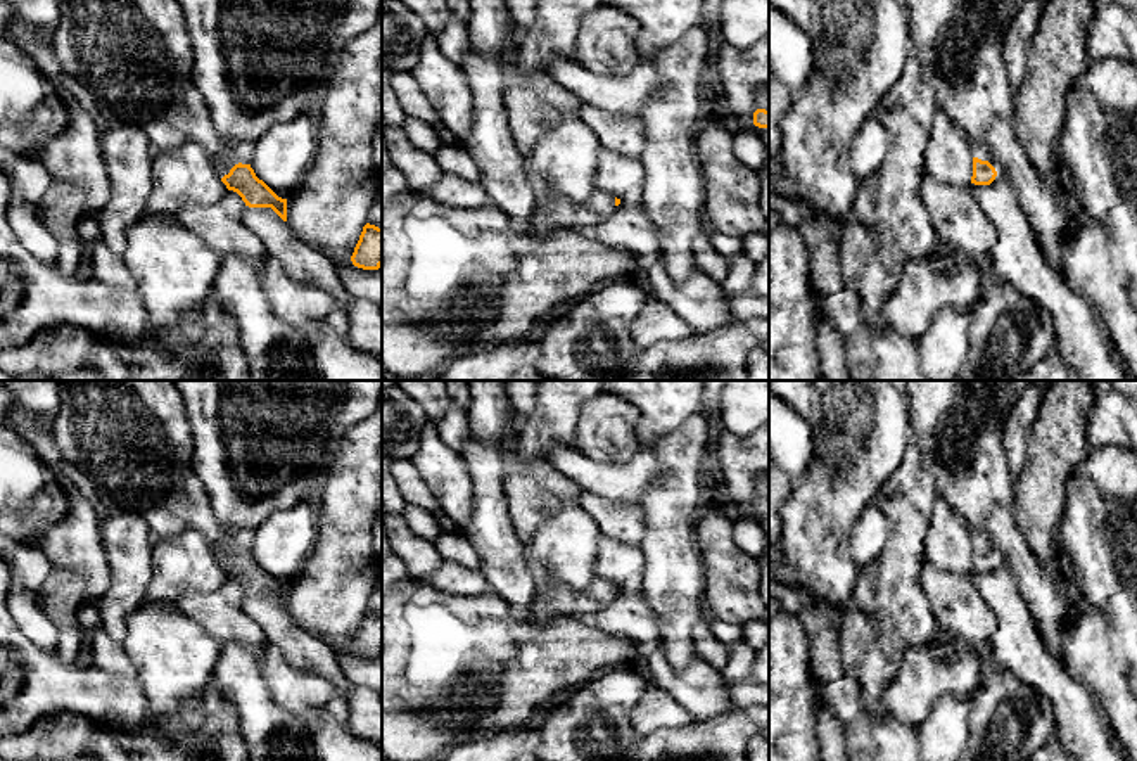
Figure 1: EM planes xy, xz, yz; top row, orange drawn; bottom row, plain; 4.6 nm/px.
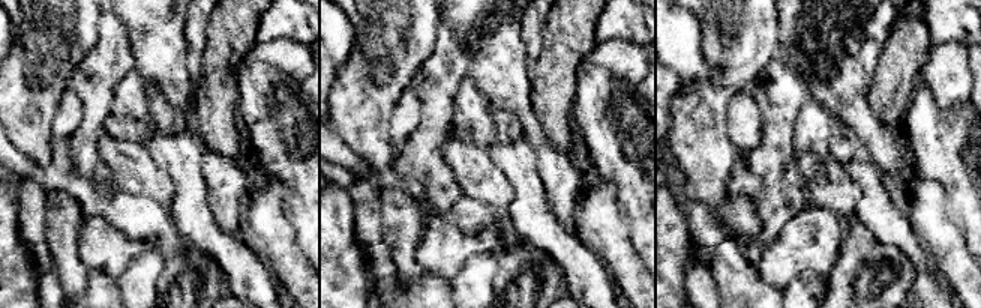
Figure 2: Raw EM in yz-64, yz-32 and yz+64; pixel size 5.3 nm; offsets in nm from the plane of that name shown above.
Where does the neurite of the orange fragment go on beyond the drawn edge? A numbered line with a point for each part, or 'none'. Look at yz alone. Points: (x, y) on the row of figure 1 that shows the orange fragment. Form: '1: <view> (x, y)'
1: yz (980, 151)

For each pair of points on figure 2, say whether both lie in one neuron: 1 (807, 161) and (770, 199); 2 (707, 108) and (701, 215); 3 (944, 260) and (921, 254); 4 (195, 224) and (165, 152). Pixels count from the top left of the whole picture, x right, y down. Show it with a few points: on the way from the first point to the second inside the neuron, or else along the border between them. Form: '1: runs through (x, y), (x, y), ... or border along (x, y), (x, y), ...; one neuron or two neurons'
1: border along (794, 150), (794, 160), (801, 173), (809, 203); two neurons
2: border along (689, 199), (704, 202), (725, 227); two neurons
3: border along (911, 227), (935, 271), (950, 287); two neurons
4: runs through (191, 206), (191, 187), (183, 170); one neuron

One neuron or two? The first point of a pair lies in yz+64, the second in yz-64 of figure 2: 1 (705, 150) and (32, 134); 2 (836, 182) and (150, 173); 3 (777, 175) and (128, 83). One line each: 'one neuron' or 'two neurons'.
1: one neuron
2: one neuron
3: two neurons

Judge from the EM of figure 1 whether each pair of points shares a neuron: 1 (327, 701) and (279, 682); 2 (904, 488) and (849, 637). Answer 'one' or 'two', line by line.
1: one
2: one

